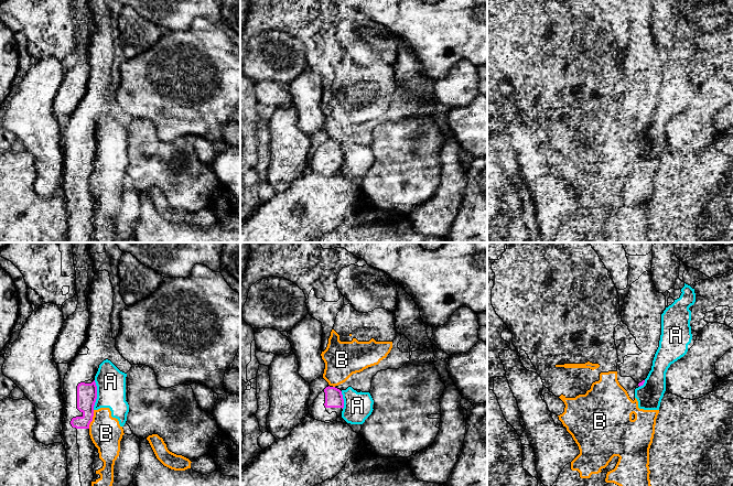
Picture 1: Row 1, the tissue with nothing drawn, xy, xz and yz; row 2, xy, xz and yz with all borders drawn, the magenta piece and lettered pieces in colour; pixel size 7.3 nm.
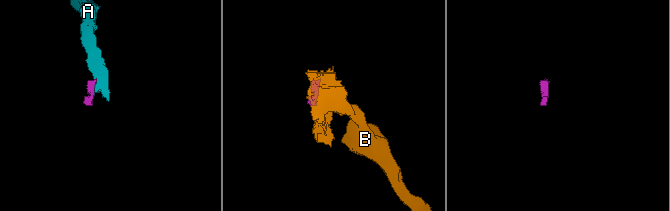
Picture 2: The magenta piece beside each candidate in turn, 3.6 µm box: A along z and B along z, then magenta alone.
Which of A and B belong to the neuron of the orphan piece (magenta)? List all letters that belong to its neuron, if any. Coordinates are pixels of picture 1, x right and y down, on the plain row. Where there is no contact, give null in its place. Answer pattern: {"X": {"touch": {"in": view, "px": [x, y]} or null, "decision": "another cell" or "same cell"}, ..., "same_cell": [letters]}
{"A": {"touch": {"in": "xy", "px": [96, 148]}, "decision": "same cell"}, "B": {"touch": {"in": "xy", "px": [92, 172]}, "decision": "another cell"}, "same_cell": ["A"]}

